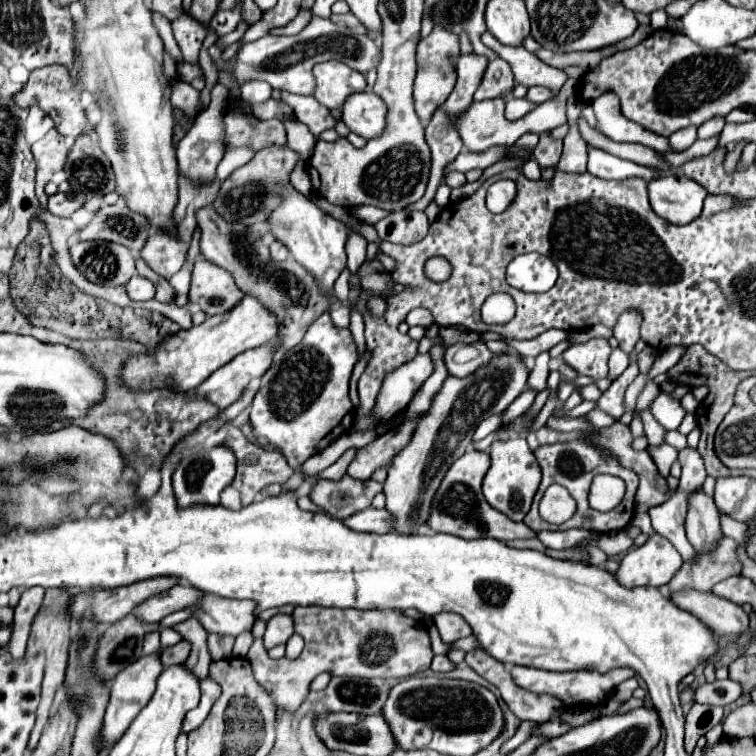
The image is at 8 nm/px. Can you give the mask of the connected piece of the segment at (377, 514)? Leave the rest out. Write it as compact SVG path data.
M368 507L364 511L358 511L356 515L350 515L344 519L344 525L358 533L386 533L388 527L388 513L384 509Z

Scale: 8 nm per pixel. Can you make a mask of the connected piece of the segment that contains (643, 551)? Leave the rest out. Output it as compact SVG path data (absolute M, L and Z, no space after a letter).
M636 513L630 523L640 527L644 533L650 533L650 539L642 547L632 549L632 551L628 551L624 555L624 559L620 561L620 567L616 571L618 583L624 585L624 587L630 587L630 589L632 587L644 587L644 585L648 585L648 587L662 587L662 585L666 585L672 579L672 575L680 569L680 565L682 565L680 553L672 547L672 543L668 543L666 539L660 539L660 535L656 535L650 529L650 519L648 519L646 513Z

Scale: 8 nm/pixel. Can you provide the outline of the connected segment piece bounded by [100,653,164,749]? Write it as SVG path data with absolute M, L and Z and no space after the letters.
M152 653L152 655L142 655L136 663L130 663L124 671L120 671L114 677L114 681L110 683L112 693L110 693L110 703L108 703L108 709L106 709L106 715L104 715L100 749L106 747L108 743L116 743L124 735L124 731L128 729L132 719L138 715L138 711L152 699L152 695L156 691L156 679L158 679L160 671L164 671L160 655Z

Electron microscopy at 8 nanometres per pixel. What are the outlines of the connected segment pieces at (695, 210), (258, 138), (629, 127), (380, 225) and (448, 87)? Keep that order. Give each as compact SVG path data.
M664 175L648 183L648 195L656 215L672 225L686 225L700 215L708 193L684 175Z
M228 99L228 109L224 113L224 145L226 147L250 147L252 151L262 151L266 147L286 145L286 129L280 121L250 119L246 113L232 111L236 101Z
M600 95L594 103L594 113L596 113L596 131L604 133L612 141L626 141L626 143L642 143L648 145L660 153L672 153L674 149L670 147L668 138L656 135L638 123L626 119L620 111L620 101L616 95Z
M404 209L386 215L376 223L376 231L382 241L398 245L414 245L426 237L430 228L424 211Z
M434 27L432 33L418 43L418 51L416 51L418 75L414 83L414 99L416 99L416 113L424 125L430 121L432 113L440 107L440 103L444 103L444 99L448 99L448 95L452 93L452 87L456 83L452 61L458 57L460 57L458 37L452 35L450 31L444 31L442 27Z

